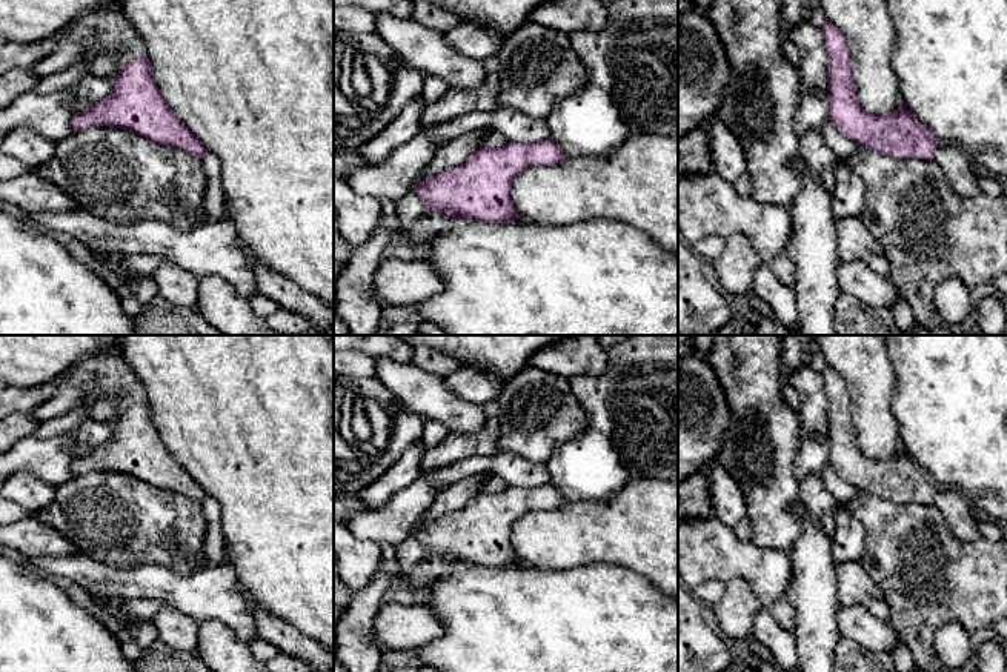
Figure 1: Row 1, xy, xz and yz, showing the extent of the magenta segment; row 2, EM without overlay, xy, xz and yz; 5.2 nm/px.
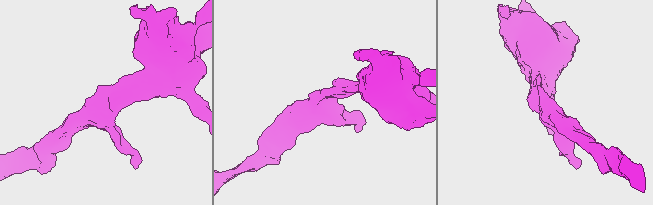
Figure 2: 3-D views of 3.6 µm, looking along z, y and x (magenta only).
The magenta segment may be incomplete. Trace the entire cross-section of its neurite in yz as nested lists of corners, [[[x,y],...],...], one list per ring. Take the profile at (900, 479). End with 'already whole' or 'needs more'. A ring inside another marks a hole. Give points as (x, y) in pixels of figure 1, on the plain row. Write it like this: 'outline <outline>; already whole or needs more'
outline [[[826,366],[821,375],[829,398],[829,464],[838,477],[881,500],[933,504],[938,492],[936,483],[904,451],[884,461],[862,454],[856,443],[846,381],[832,366]]]; already whole

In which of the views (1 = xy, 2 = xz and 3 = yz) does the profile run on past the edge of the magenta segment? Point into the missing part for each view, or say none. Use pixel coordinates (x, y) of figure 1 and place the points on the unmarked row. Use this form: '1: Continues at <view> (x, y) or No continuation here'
1: No continuation here
2: No continuation here
3: No continuation here

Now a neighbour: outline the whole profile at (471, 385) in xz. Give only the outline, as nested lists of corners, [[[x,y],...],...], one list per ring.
[[[461,366],[446,375],[444,381],[457,397],[481,406],[497,398],[503,388],[503,383],[494,383],[487,372],[470,366]]]

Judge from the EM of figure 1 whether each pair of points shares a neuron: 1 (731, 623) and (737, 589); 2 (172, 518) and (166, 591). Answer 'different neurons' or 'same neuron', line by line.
1: same neuron
2: different neurons

